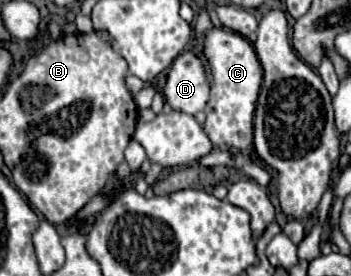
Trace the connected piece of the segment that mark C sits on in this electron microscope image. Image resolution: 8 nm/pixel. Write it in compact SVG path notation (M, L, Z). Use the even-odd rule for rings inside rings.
M213 27L205 33L201 57L209 63L211 71L211 95L205 105L203 131L217 147L251 149L253 147L253 115L263 81L263 67L255 55L253 45L231 31Z

